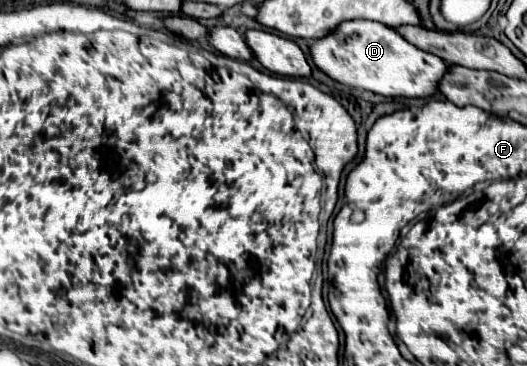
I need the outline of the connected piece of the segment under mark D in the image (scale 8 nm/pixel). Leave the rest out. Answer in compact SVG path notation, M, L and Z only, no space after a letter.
M363 19L339 23L335 33L315 39L309 45L309 53L313 63L333 81L385 97L429 97L437 93L439 79L447 71L447 63L437 55L429 55L405 43L397 31L383 23Z

